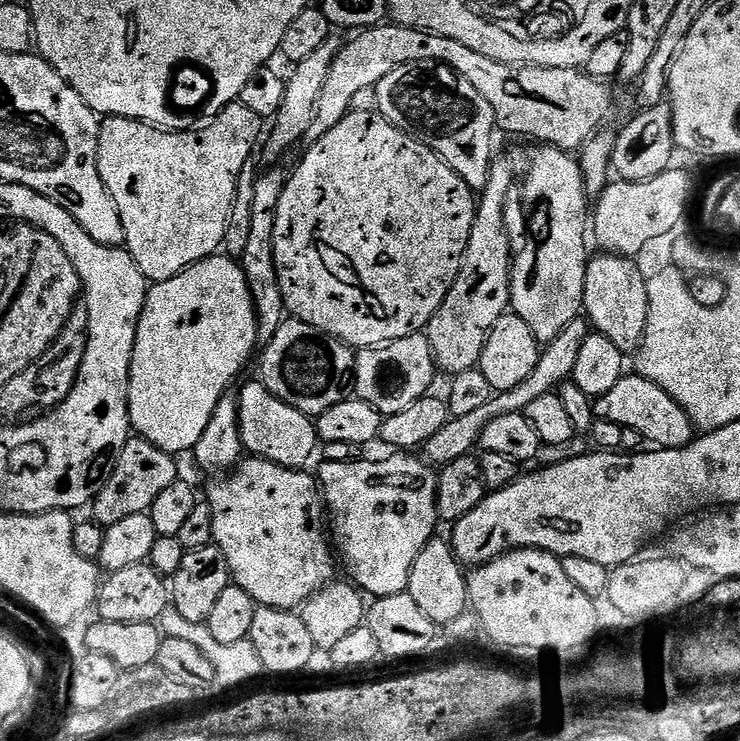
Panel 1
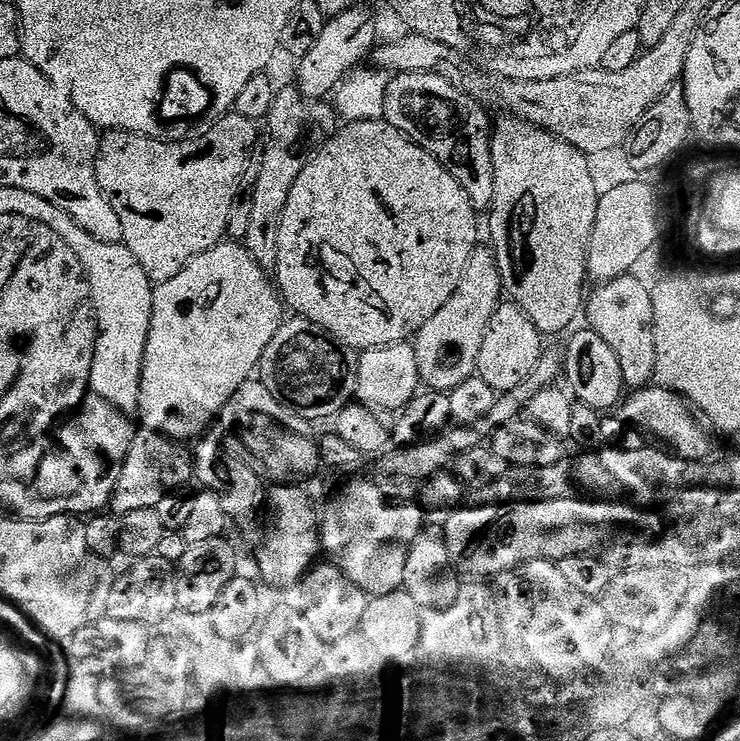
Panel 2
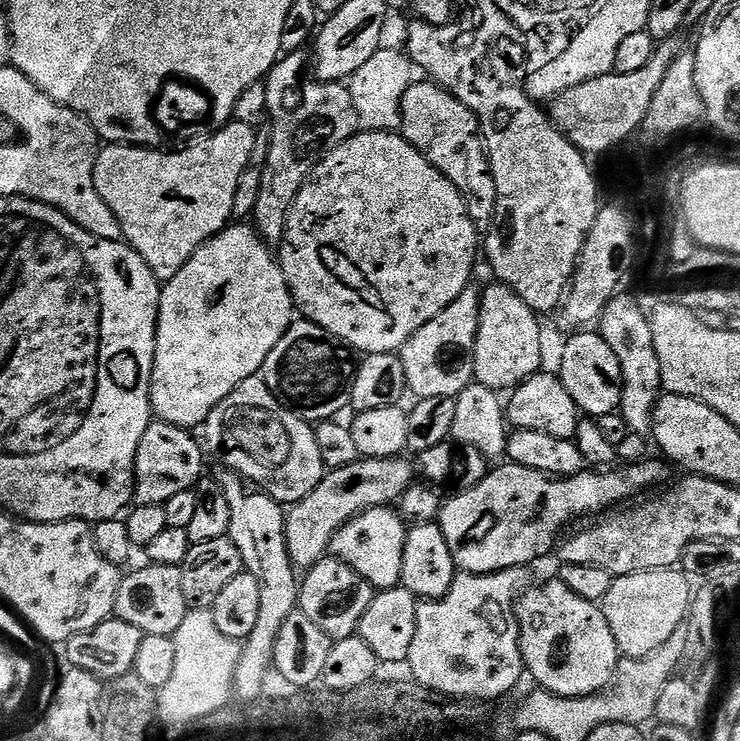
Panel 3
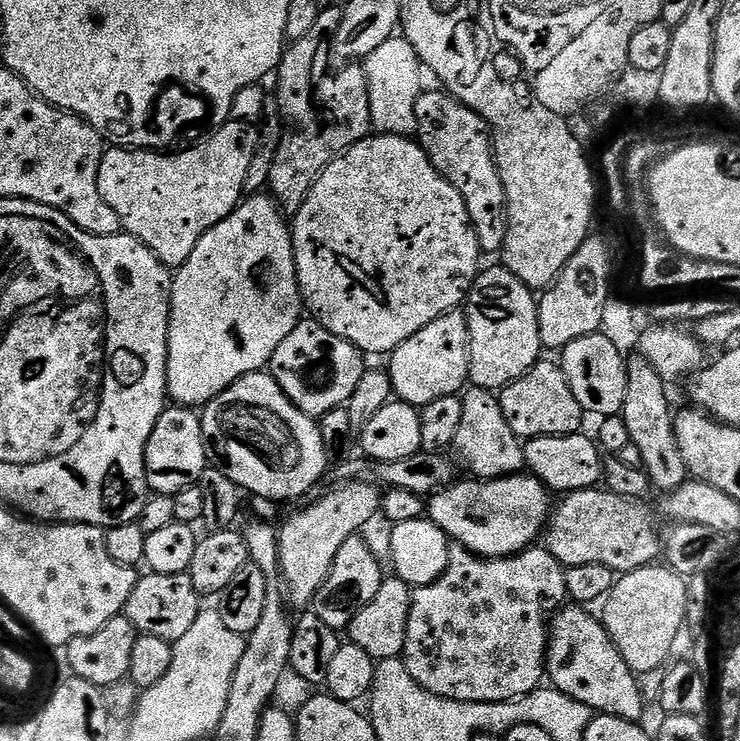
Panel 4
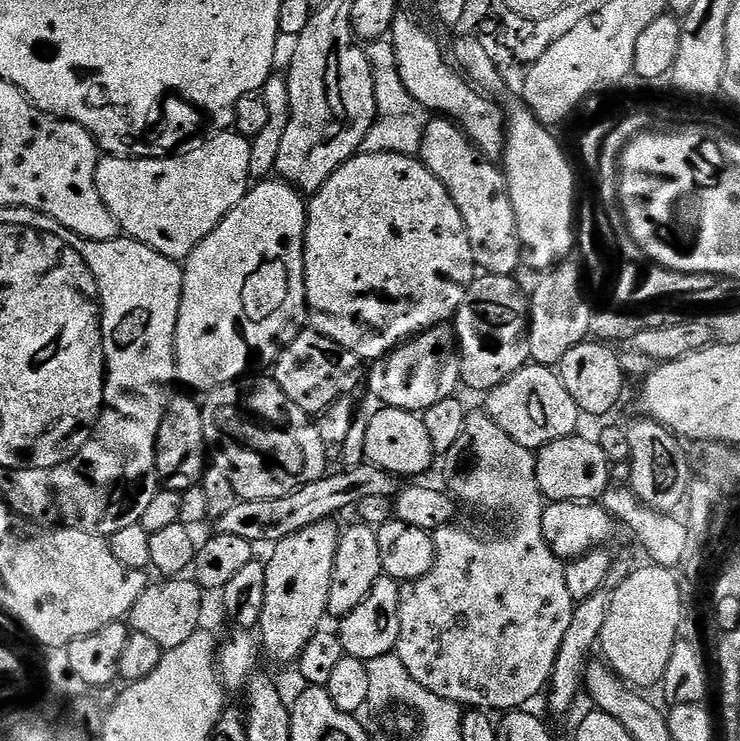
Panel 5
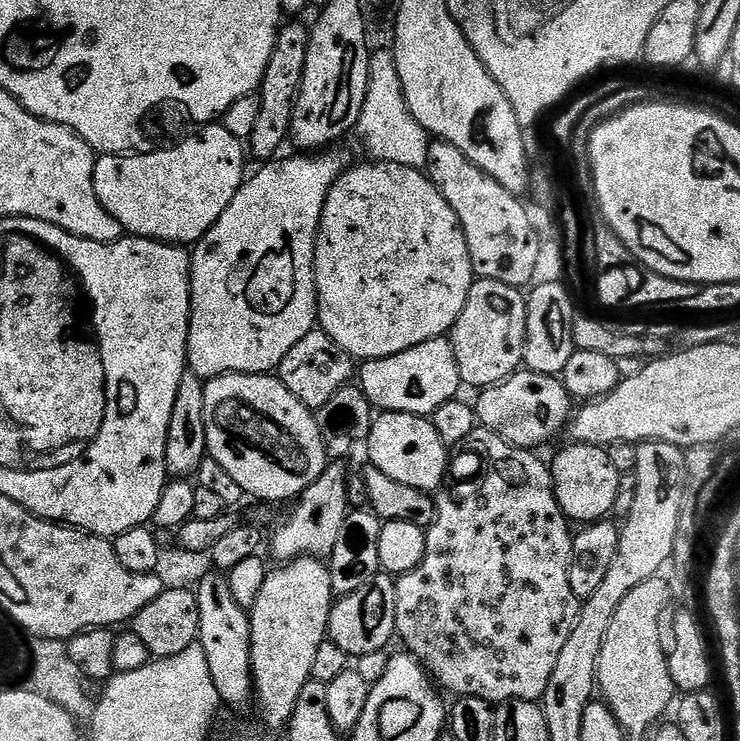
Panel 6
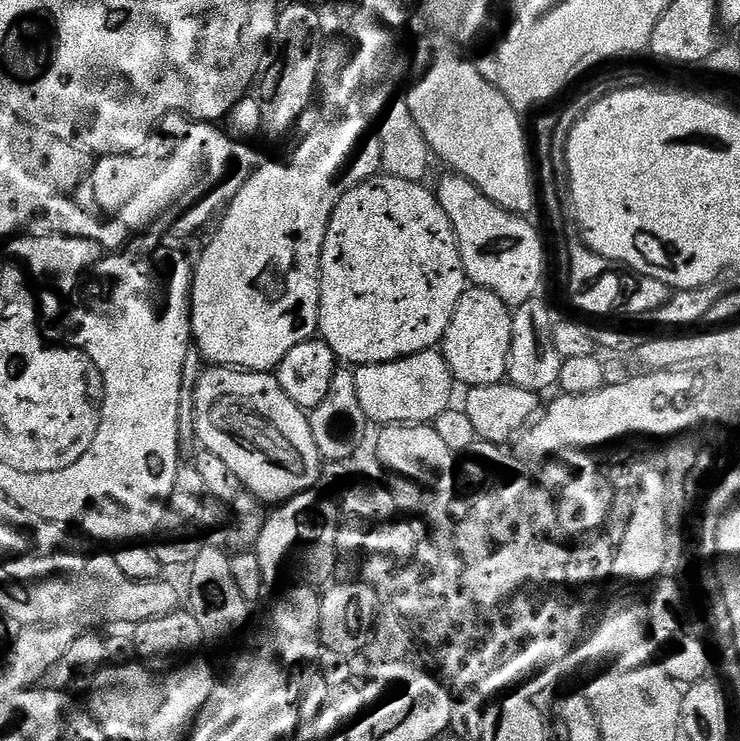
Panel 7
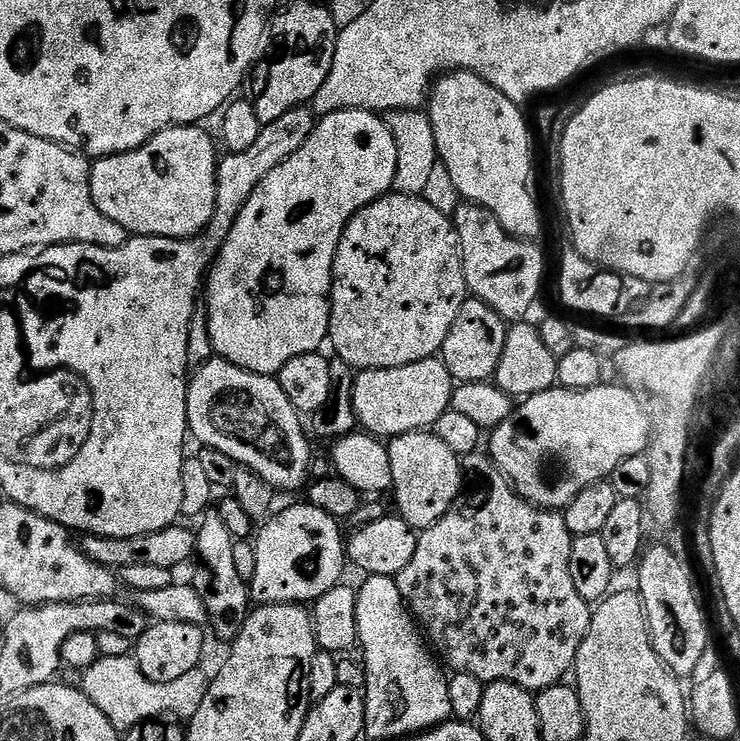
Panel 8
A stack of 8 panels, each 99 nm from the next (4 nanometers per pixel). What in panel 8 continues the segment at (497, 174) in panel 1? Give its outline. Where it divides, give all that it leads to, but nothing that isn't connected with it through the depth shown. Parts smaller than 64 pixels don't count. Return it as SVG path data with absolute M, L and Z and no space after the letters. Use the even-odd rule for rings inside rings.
M440 358L414 362L410 366L398 366L397 368L369 368L361 371L354 382L354 410L356 411L356 419L359 427L363 429L365 433L371 433L377 438L395 438L401 436L402 434L406 434L407 432L419 432L421 430L431 429L438 422L438 418L442 418L442 414L449 411L452 402L453 387L454 381L452 379L452 375L450 374L450 370L446 370L444 361Z

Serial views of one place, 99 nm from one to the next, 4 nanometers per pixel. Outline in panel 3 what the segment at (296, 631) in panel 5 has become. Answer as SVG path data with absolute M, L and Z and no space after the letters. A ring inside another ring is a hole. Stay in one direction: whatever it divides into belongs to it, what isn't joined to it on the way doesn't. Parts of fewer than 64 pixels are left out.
M403 455L390 458L361 458L350 466L325 471L322 482L286 512L286 542L289 557L300 570L313 568L329 555L334 534L346 522L371 508L392 506L417 479L418 472Z

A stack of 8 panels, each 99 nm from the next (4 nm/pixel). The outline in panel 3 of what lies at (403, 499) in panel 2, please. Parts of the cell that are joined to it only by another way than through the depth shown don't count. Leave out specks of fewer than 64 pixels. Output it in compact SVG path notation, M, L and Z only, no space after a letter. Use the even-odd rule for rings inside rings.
M395 507L371 508L343 524L338 534L334 534L330 552L346 562L350 570L362 574L362 578L366 578L366 582L370 582L373 589L394 588L400 584L402 550L407 537L406 521Z

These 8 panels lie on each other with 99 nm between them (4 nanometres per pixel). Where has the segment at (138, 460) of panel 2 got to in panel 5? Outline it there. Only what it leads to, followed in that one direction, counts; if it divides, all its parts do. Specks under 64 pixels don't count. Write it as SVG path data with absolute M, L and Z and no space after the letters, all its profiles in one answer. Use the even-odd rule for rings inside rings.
M173 395L168 401L168 407L164 409L162 426L158 426L158 438L156 439L156 474L167 487L176 492L185 492L188 488L197 487L203 481L206 467L206 445L204 442L204 409L201 401L195 400L195 395Z

